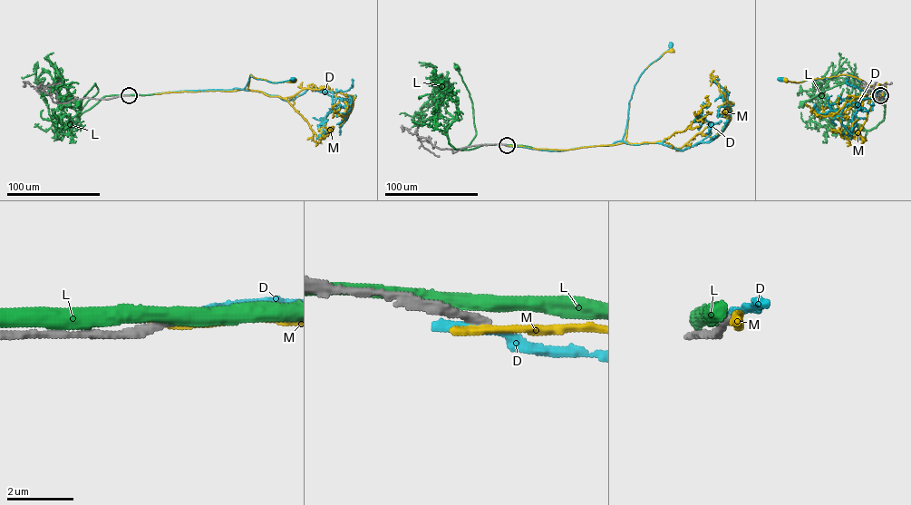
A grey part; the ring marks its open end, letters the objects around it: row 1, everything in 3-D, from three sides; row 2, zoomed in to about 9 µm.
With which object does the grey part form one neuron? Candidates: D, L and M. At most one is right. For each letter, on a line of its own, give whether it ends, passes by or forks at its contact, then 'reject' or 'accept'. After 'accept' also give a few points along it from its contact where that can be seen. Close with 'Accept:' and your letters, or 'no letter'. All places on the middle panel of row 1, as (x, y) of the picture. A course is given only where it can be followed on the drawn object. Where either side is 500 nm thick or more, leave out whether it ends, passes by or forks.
D: it ends there; reject
L: it passes by; reject
M: it ends there; reject
Accept: no letter

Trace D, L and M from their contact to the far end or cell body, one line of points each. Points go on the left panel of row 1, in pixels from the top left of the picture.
D: (129, 95), (243, 89), (250, 74), (272, 82), (293, 79)
L: (128, 95), (103, 97), (78, 116), (86, 102), (98, 92), (94, 83), (78, 103)
M: (129, 95), (249, 90), (251, 74), (274, 82), (293, 80)

